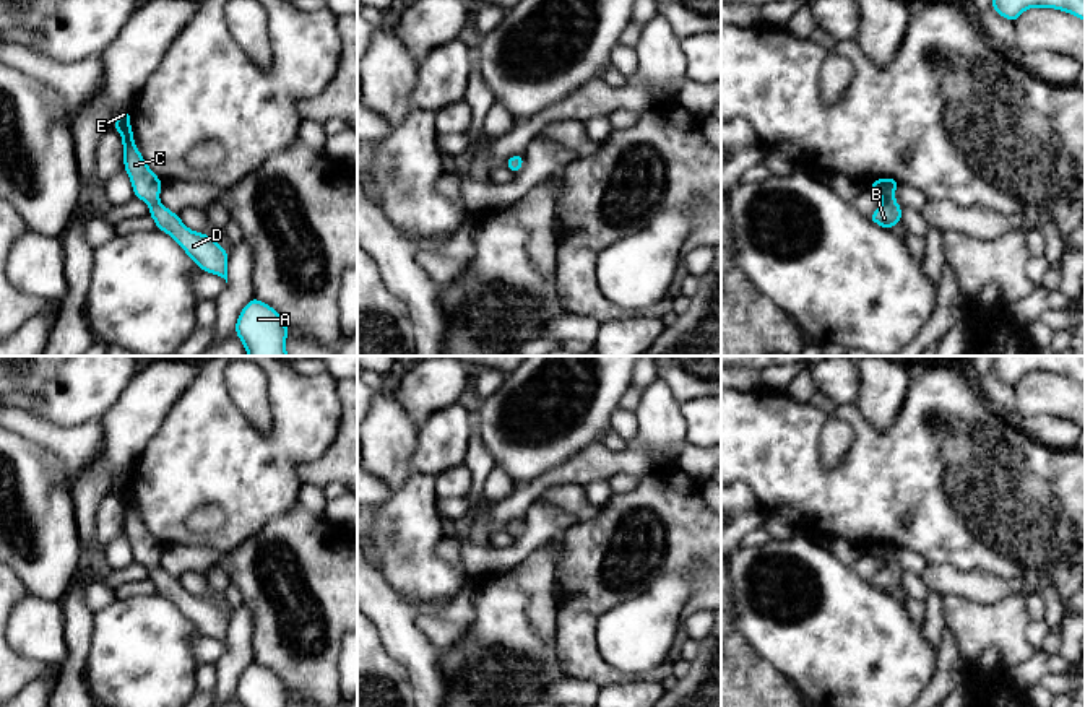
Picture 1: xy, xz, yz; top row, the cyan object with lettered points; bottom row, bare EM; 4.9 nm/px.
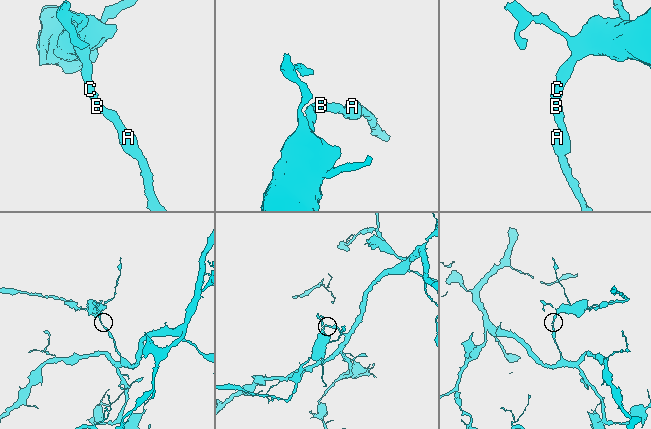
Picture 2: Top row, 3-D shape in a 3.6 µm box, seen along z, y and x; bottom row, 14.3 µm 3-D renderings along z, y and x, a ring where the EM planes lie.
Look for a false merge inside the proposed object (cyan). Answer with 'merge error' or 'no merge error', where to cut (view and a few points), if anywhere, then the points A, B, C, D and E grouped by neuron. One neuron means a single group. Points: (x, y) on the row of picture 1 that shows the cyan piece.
no merge error | no cut | A B C D E

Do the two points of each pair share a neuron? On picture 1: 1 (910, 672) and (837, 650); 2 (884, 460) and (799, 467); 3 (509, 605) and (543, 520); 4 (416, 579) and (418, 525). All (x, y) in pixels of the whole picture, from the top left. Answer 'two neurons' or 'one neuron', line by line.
1: one neuron
2: one neuron
3: two neurons
4: one neuron

